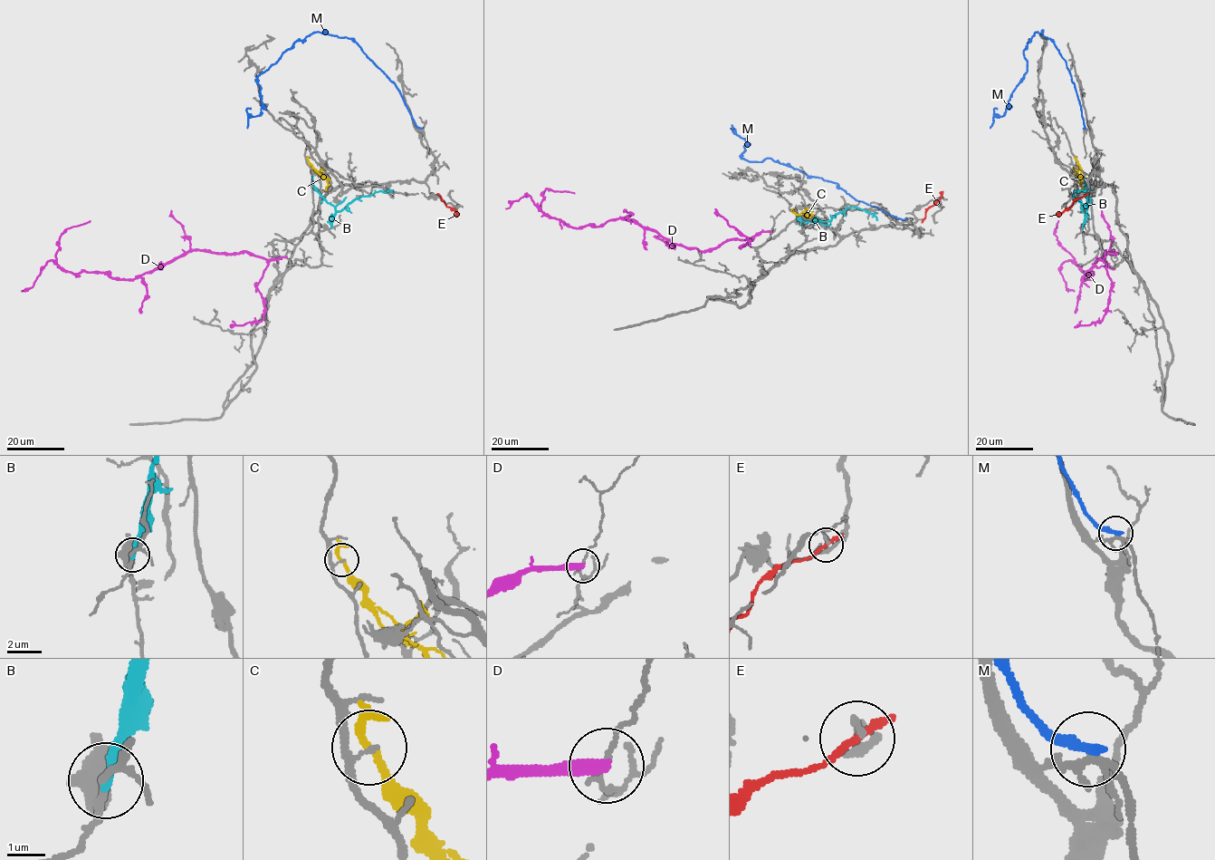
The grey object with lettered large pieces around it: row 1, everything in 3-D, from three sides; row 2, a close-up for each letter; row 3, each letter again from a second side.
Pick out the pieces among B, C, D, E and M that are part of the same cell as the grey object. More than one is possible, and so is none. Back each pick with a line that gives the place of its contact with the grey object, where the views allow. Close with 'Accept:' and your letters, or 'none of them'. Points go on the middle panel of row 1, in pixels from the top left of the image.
Accept: none of them

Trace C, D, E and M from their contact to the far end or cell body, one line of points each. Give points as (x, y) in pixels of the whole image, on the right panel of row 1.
C: (1076, 160), (1082, 171), (1080, 182), (1084, 190)
D: (1096, 256), (1116, 253), (1103, 256), (1085, 279), (1094, 272), (1084, 272), (1059, 245), (1054, 233), (1058, 221)
E: (1085, 195), (1057, 215)
M: (1085, 128), (1066, 61), (1055, 43), (1038, 33), (1023, 53), (1025, 74), (1005, 114), (994, 116), (990, 128)

